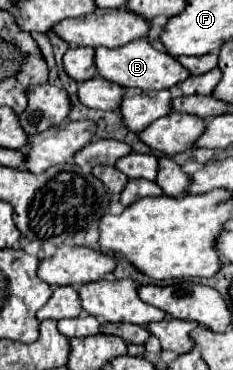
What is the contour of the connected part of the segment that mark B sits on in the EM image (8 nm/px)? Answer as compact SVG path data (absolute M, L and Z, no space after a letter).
M146 38L142 40L132 40L126 46L120 48L96 48L94 54L94 64L96 64L96 72L100 78L120 84L122 88L140 88L140 90L168 90L180 82L184 82L190 74L184 66L180 66L180 62L172 56L168 56L166 52L154 50L150 46L150 42Z

